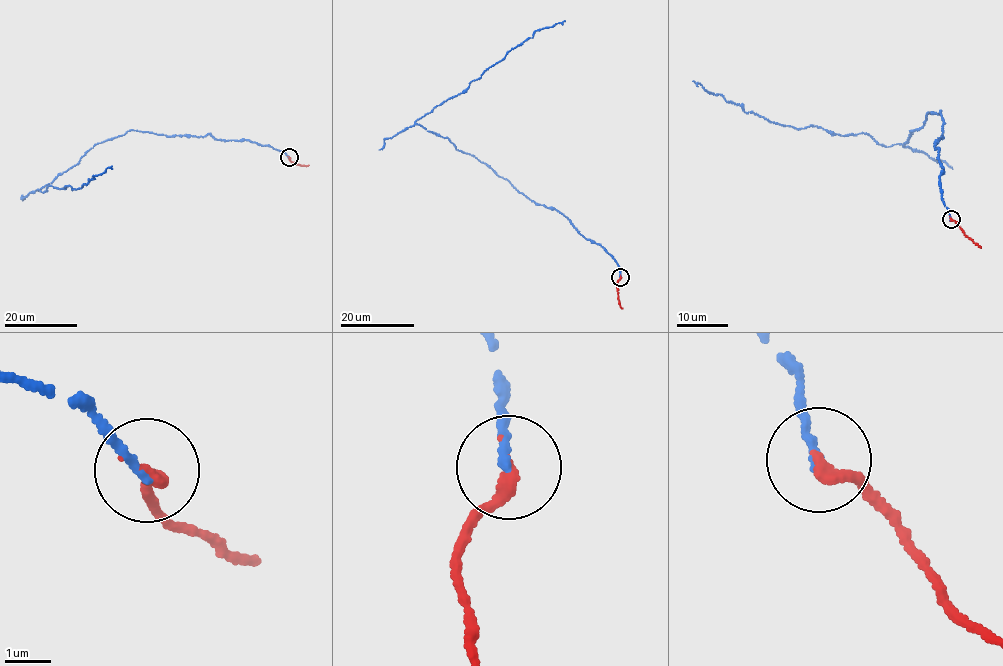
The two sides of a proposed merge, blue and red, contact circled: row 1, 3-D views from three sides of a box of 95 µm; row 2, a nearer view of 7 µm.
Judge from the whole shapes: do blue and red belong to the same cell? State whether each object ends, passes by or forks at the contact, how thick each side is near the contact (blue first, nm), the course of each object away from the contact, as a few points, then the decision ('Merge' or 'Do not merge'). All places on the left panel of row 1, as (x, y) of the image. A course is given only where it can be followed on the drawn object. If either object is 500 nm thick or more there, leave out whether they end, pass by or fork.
At the ring blue ends. At the ring red ends. Thickness 190 nm (blue) against 260 nm. Course of blue: (289, 157), (251, 141), (129, 130), (98, 143), (38, 189), (80, 188), (112, 166). Course of red: (289, 157), (292, 162), (309, 165). Merge

